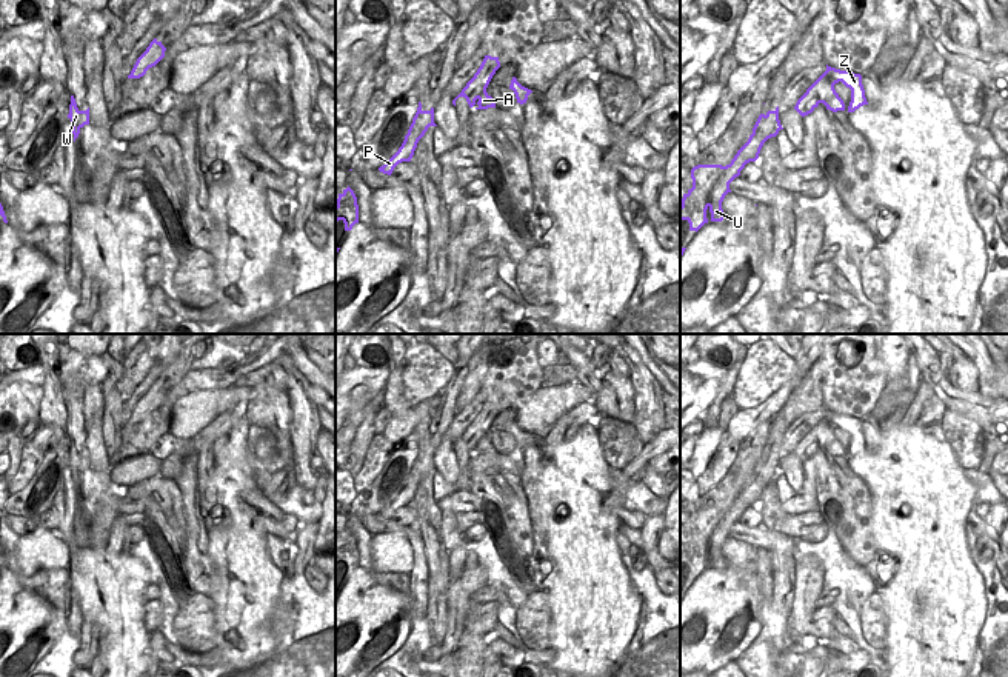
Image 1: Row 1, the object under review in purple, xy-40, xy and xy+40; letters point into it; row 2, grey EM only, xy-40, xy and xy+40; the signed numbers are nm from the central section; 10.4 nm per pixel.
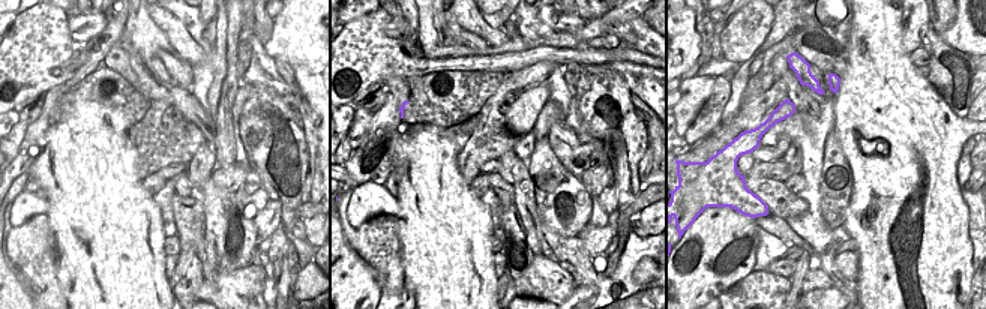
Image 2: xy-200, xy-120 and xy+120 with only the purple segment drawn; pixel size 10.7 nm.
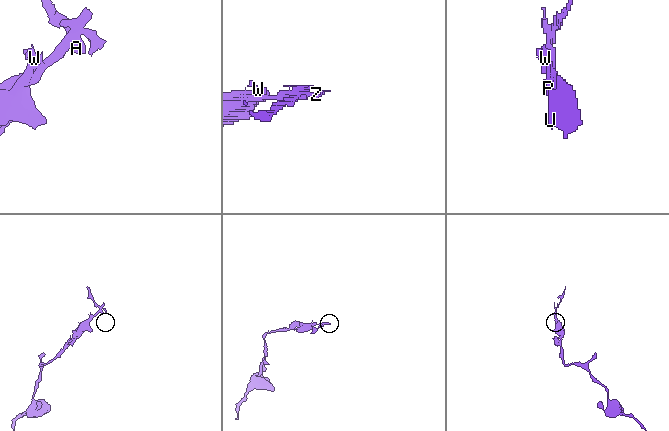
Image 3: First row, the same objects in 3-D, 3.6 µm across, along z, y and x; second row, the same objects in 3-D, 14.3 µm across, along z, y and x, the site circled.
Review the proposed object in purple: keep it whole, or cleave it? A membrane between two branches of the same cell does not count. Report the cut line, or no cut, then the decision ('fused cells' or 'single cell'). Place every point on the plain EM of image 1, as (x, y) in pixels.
cut in xy+40 along (836, 425), (824, 423), (811, 445), (811, 454); fused cells

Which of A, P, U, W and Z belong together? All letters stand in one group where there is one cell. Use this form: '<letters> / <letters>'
A / P U W Z

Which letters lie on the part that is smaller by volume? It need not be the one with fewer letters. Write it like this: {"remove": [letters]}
{"remove": ["A"]}

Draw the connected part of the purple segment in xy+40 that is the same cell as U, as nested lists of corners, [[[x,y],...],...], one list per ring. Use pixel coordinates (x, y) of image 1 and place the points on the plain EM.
[[[779,451],[760,459],[748,486],[737,495],[729,509],[697,509],[691,514],[693,532],[683,539],[680,565],[689,568],[689,575],[699,575],[705,568],[722,566],[726,559],[722,546],[729,528],[740,520],[746,508],[759,503],[763,488],[783,474],[779,465]]]

